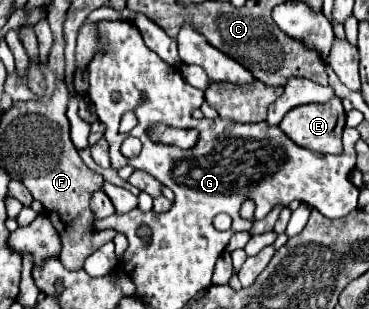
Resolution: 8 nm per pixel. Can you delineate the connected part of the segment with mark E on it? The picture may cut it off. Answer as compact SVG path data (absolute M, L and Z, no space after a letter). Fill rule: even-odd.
M335 96L333 100L325 102L325 104L307 104L307 106L299 106L289 110L279 128L297 144L303 146L307 150L313 152L321 152L321 154L341 154L343 146L341 146L341 134L345 128L345 110L341 106L341 100Z

